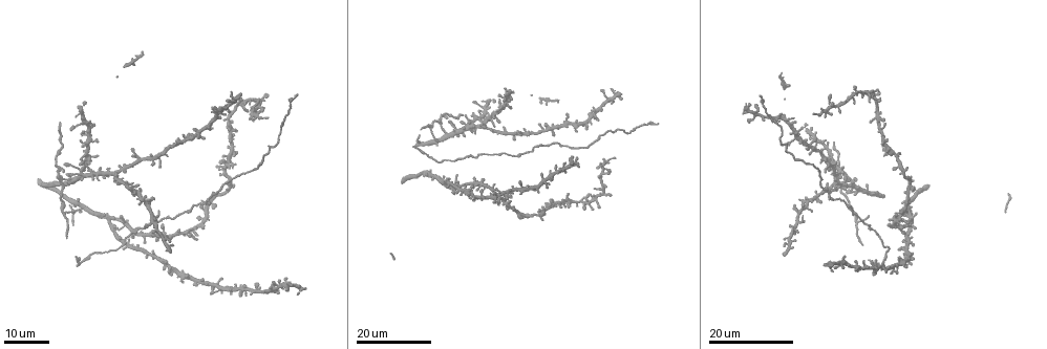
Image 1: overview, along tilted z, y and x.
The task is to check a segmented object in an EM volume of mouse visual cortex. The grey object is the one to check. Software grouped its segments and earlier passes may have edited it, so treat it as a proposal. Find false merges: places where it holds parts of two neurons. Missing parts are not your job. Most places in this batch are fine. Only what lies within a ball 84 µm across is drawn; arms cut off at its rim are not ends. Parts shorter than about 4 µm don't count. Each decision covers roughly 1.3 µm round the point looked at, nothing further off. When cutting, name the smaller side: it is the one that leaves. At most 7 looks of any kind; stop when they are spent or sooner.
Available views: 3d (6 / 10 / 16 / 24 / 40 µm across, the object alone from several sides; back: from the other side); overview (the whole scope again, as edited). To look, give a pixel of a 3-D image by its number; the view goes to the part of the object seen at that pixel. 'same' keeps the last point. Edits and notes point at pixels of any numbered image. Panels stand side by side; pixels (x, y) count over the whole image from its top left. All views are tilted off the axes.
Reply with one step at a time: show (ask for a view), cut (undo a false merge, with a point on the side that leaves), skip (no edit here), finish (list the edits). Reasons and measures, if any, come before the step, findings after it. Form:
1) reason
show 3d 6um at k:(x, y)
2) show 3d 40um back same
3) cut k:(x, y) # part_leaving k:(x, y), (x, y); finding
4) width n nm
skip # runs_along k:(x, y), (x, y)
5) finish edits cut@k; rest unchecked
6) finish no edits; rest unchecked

show 3d 24um at 1:(90, 127)

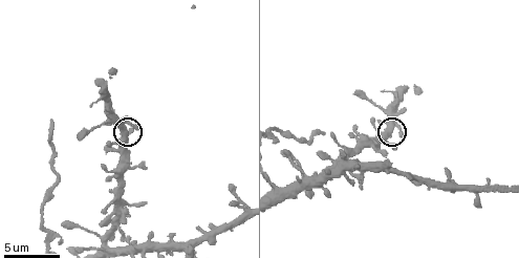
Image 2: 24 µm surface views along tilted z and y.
zoom in
show 3d 10um at 2:(390, 129)

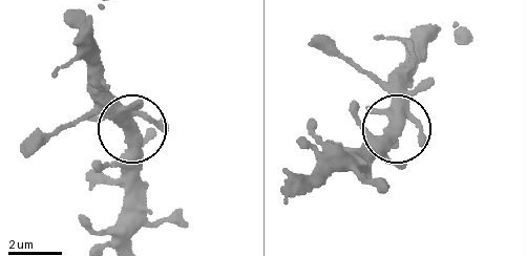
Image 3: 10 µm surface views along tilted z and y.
arms 3
skip # one neuron here

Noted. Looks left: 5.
arms run side by side
show 3d 10um at 2:(278, 185)

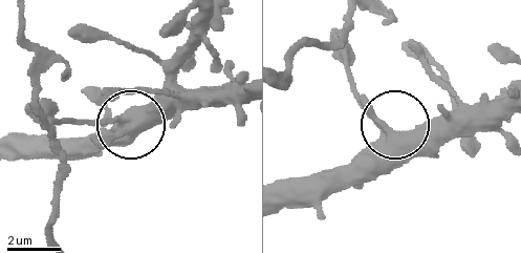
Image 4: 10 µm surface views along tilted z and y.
skip # all the same neuron

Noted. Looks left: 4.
four arms meet
show 3d 10um at 2:(121, 230)

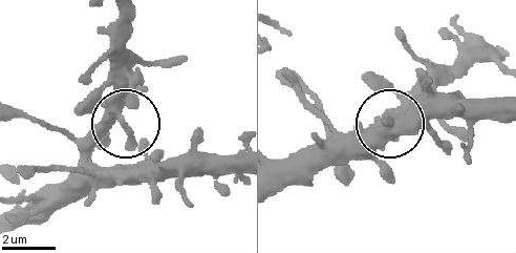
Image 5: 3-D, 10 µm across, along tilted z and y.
side_arm 36 um
skip # continuous, no second neuron

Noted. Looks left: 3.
sudden change in width
show 3d 24um at 1:(819, 114)

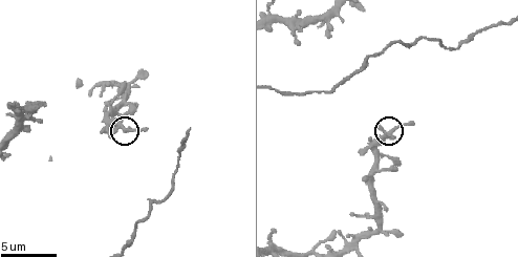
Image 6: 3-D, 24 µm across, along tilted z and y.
show 3d 6um at 6:(385, 133)

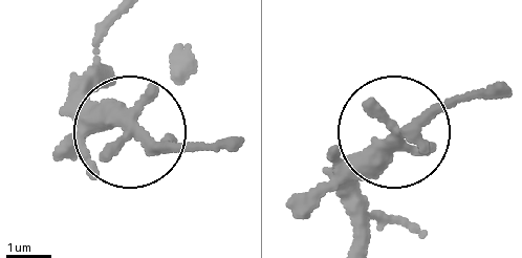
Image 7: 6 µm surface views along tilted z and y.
width 260 nm
skip # runs_along 7:(352, 245), (355, 186), (396, 134), (476, 99); continuous, no second neuron

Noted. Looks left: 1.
finish no edits; rest unchecked

